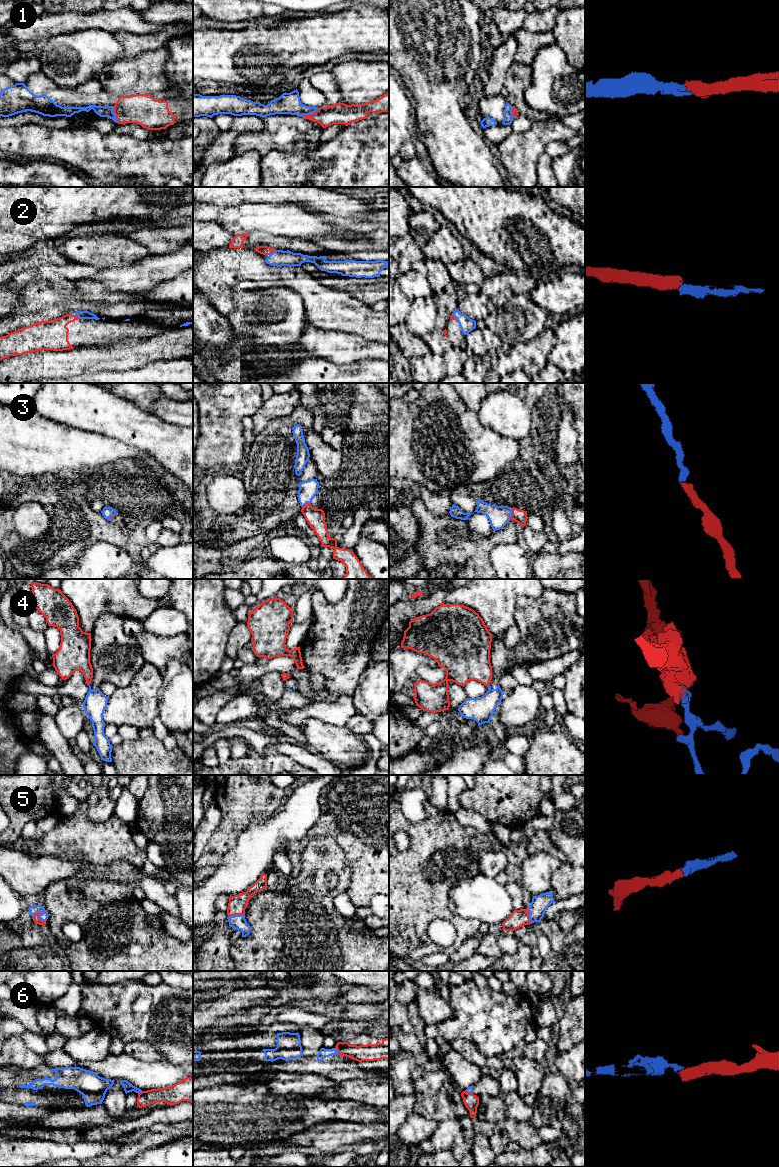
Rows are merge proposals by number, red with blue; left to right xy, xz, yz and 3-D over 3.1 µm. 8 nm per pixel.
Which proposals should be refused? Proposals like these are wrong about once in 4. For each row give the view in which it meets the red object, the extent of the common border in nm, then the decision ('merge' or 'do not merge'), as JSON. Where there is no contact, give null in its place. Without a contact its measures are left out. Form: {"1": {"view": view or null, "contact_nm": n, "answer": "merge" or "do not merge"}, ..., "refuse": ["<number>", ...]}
{"1": {"view": "xy", "contact_nm": 130, "answer": "merge"}, "2": {"view": "xz", "contact_nm": 70, "answer": "merge"}, "3": {"view": "yz", "contact_nm": 100, "answer": "merge"}, "4": {"view": "yz", "contact_nm": 30, "answer": "do not merge"}, "5": {"view": "xy", "contact_nm": 120, "answer": "merge"}, "6": {"view": "xz", "contact_nm": 70, "answer": "do not merge"}, "refuse": ["4", "6"]}

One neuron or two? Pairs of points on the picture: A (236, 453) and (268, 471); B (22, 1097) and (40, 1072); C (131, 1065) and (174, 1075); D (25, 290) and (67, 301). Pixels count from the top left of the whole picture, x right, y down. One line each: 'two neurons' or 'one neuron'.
A: two neurons
B: one neuron
C: one neuron
D: one neuron

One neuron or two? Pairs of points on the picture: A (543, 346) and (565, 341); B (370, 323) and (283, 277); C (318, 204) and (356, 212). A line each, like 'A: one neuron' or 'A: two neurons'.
A: two neurons
B: one neuron
C: one neuron

